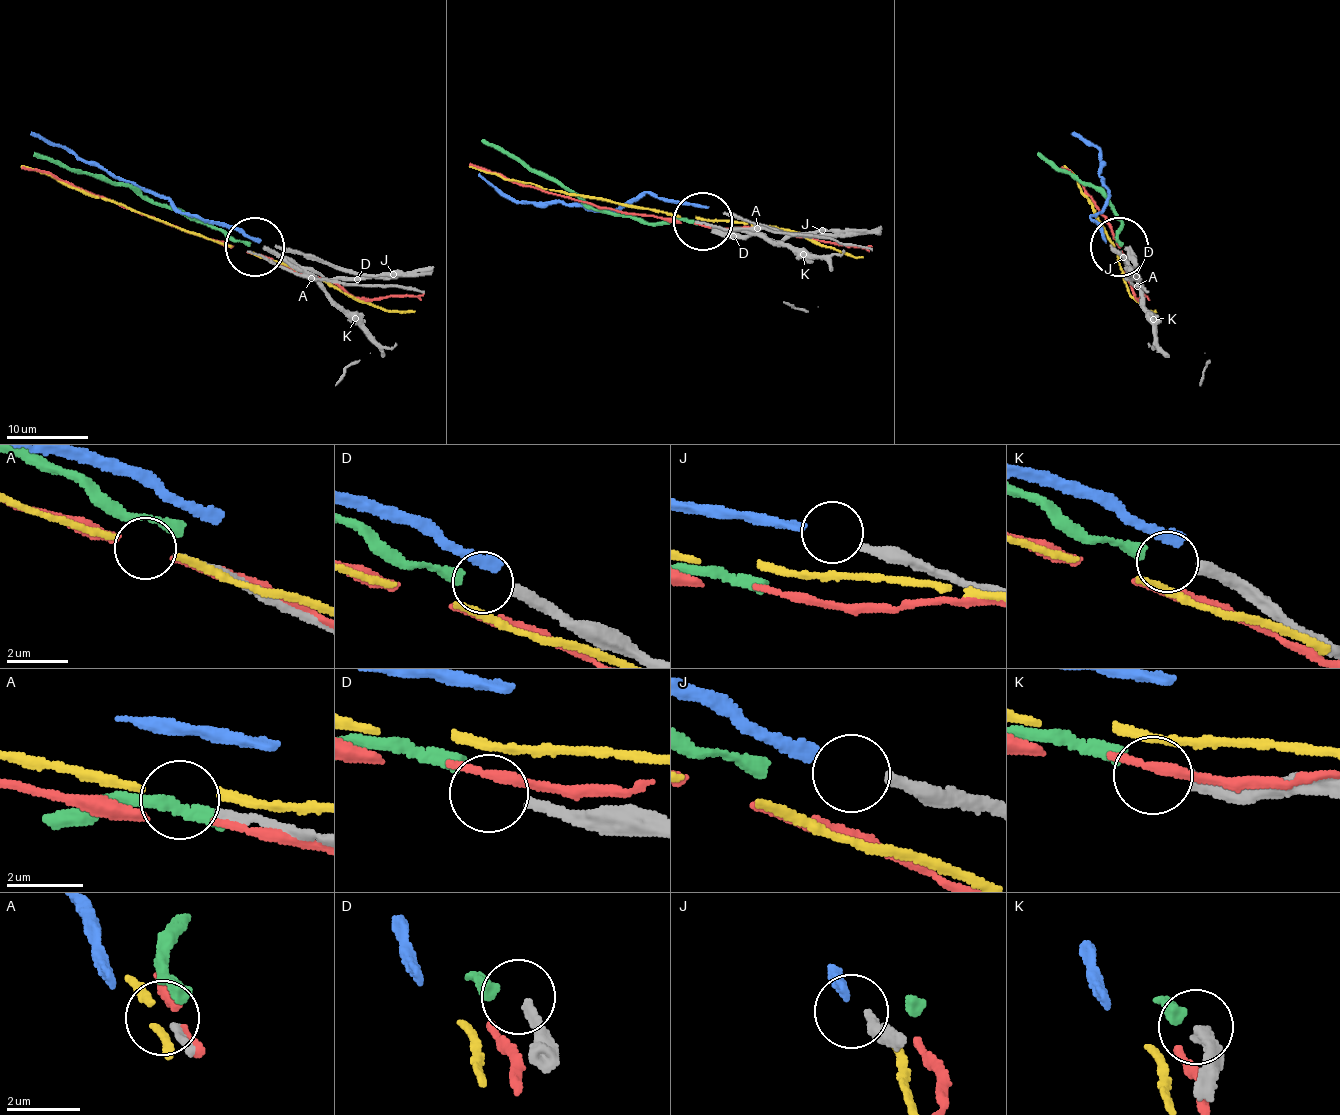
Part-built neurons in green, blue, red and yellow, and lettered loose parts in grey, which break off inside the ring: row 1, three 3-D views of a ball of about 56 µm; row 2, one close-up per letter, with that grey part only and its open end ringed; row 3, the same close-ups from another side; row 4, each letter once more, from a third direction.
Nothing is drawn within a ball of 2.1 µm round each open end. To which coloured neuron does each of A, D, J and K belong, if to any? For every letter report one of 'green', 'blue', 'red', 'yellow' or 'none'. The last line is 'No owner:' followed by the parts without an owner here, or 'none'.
A: none
D: none
J: blue
K: green
No owner: A, D

